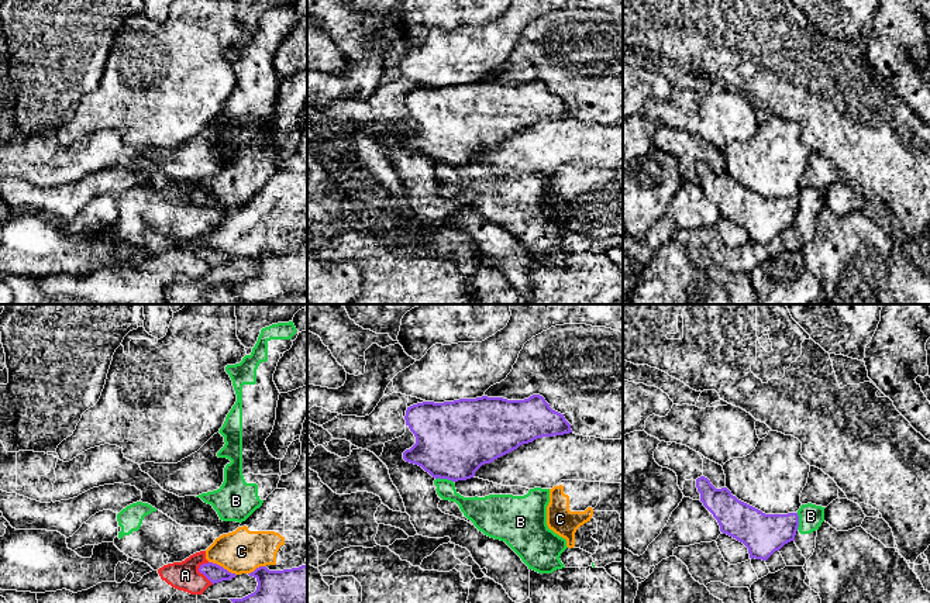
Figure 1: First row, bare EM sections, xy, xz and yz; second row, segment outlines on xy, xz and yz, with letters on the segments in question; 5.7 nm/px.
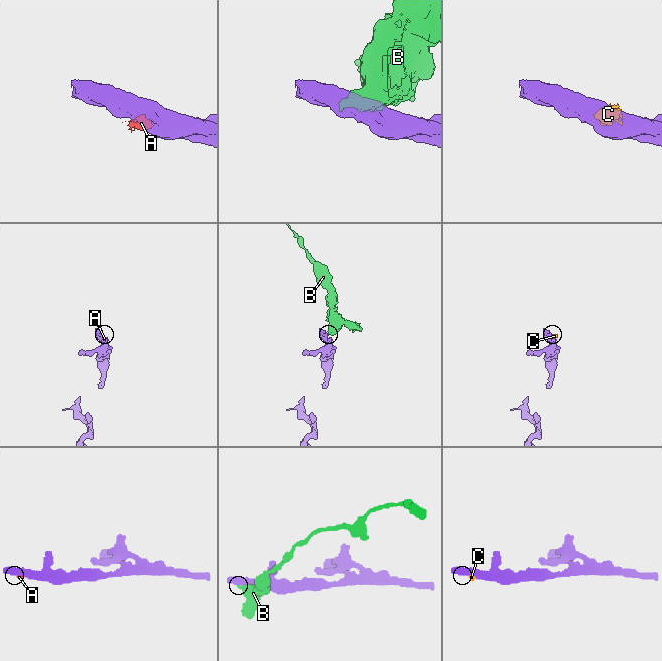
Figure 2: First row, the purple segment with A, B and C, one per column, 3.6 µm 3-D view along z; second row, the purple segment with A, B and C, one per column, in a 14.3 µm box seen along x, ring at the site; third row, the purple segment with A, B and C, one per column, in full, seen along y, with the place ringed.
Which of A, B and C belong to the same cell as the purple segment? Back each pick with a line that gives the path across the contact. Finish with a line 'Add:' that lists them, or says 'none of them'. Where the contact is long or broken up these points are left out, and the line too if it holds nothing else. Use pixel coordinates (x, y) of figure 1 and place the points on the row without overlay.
Add: none of them

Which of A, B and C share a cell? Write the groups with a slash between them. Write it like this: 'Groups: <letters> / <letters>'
Groups: A C / B

